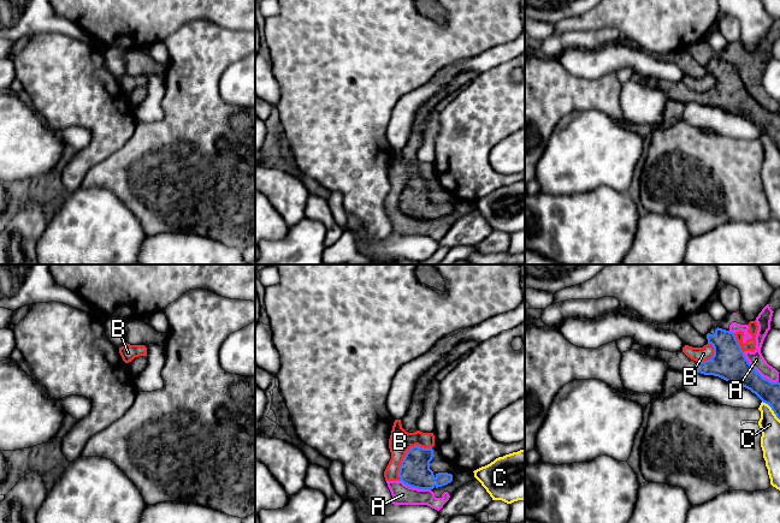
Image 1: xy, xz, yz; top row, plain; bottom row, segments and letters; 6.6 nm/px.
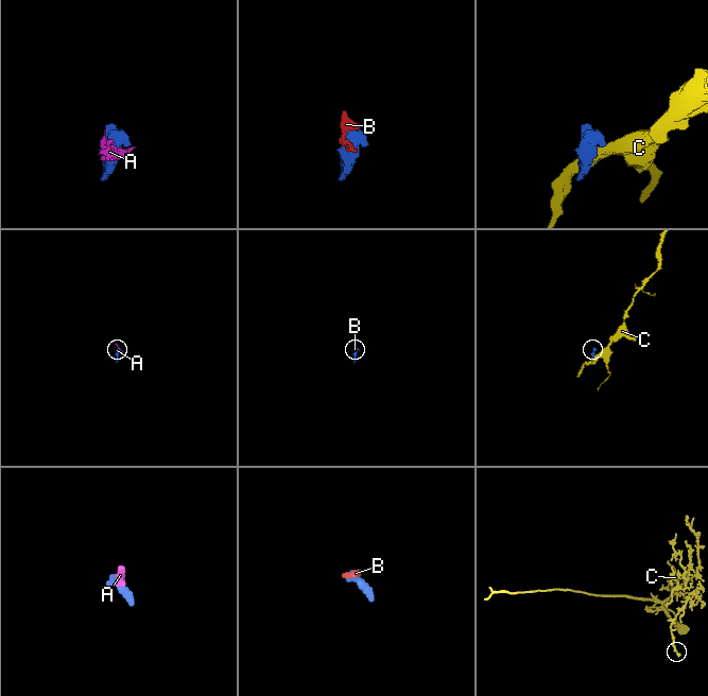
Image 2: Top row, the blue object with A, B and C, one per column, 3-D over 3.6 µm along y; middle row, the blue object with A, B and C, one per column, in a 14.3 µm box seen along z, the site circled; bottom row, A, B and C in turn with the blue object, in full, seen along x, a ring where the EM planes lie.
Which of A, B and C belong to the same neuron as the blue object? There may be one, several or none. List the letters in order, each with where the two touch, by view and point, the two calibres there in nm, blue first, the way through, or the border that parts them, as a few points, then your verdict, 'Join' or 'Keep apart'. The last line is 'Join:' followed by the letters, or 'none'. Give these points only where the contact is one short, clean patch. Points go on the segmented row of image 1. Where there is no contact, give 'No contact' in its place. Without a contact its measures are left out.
A: Touches blue at yz (758, 373). Thickness 220 nm (blue) against 100 nm. Keep apart
B: Touches blue at xz (406, 453). Thickness 200 nm (blue) against 150 nm. Boundary: xz (431, 446), (413, 445), (407, 451), (400, 465), (399, 480). Keep apart
C: Touches blue at yz (772, 409). Thickness 150 nm (blue) against 140 nm. Keep apart
Join: none

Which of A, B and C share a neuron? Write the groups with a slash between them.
A B / C

